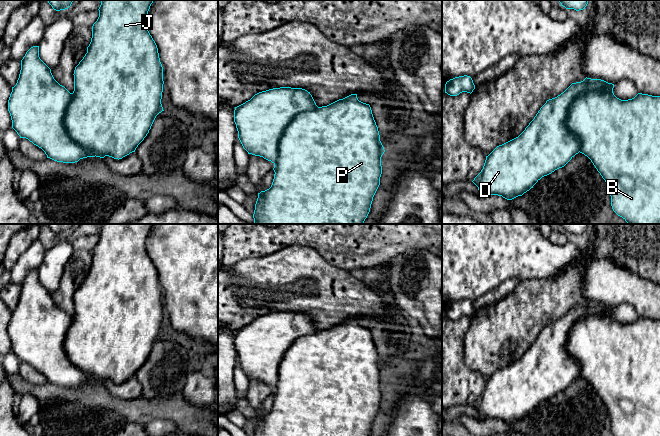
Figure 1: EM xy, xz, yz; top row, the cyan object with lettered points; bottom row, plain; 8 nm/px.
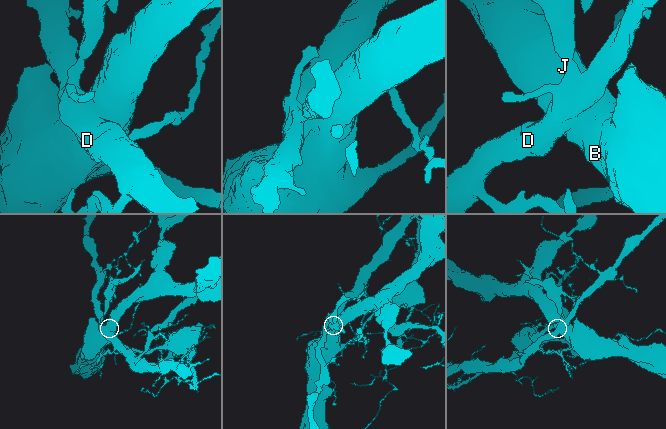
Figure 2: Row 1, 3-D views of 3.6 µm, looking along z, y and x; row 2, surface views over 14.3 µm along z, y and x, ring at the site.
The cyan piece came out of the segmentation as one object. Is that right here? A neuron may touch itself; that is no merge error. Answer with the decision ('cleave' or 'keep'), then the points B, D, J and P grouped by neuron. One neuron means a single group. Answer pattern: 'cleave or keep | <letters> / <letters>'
cleave | B J P / D

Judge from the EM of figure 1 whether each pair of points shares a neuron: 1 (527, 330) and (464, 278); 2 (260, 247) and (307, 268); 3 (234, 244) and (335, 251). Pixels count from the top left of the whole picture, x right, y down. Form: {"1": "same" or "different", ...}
{"1": "different", "2": "different", "3": "same"}

